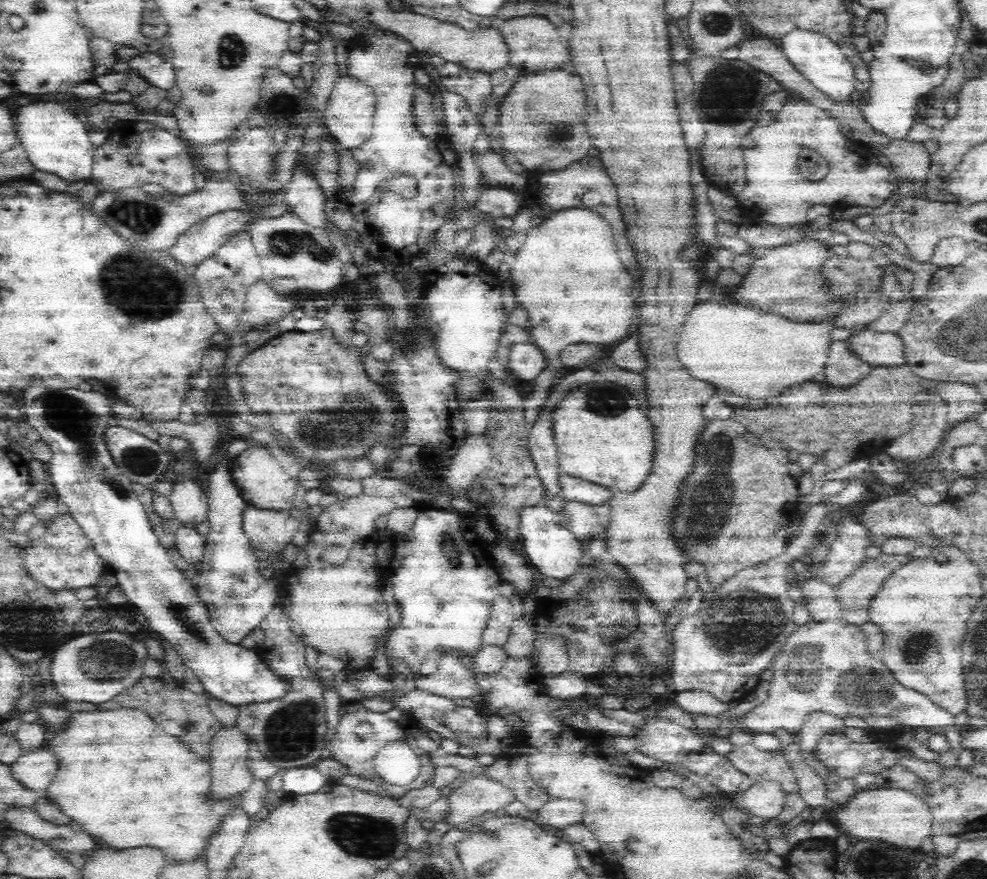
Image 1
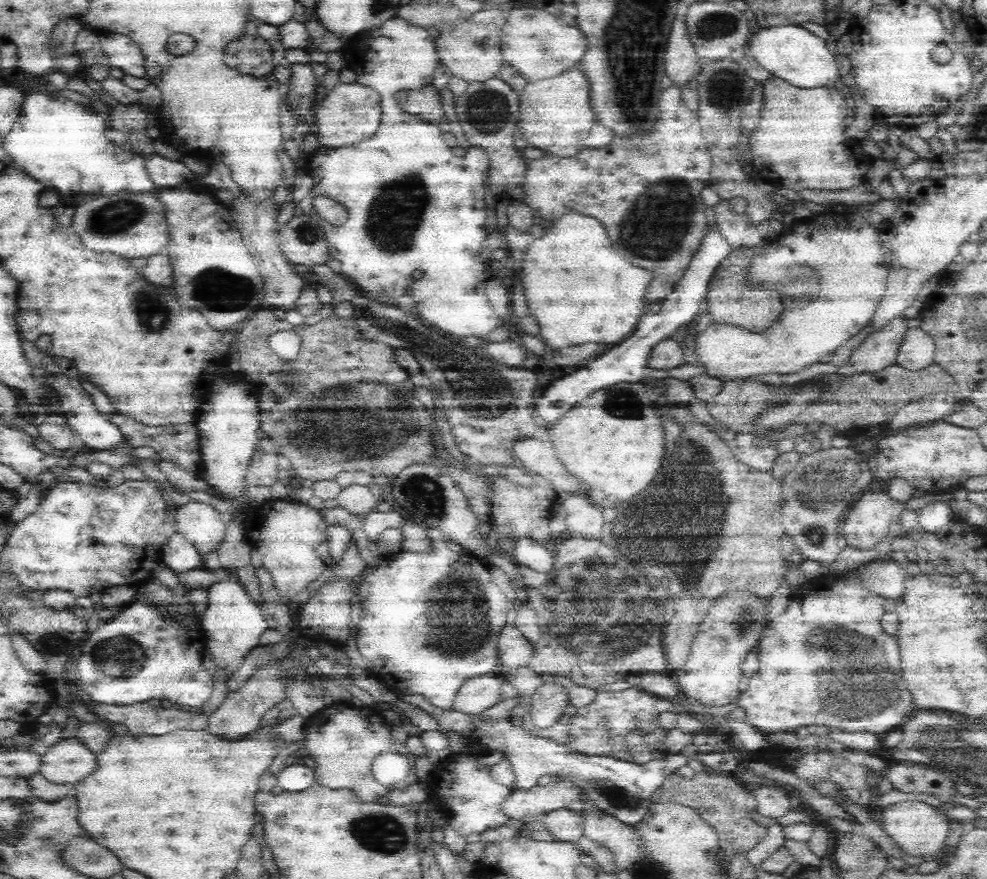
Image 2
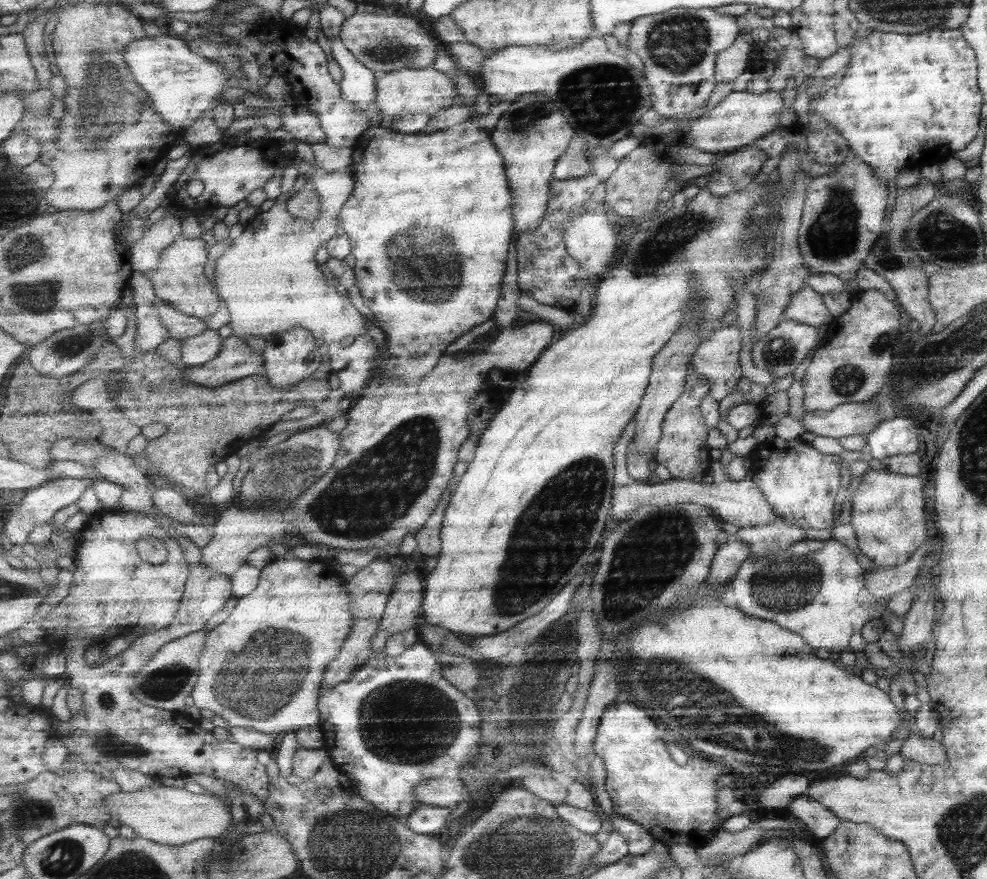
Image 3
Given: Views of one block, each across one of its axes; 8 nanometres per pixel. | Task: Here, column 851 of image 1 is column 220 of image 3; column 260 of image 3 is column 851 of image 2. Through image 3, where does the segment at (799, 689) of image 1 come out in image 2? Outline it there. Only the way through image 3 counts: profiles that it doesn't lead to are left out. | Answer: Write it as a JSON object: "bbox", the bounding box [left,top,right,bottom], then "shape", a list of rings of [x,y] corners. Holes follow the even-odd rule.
{"bbox":[732,580,918,736],"shape":[[[848,580],[834,582],[826,590],[812,590],[812,594],[790,602],[786,614],[774,618],[770,628],[766,628],[756,652],[760,656],[760,672],[750,680],[748,690],[732,700],[732,708],[742,708],[748,726],[764,736],[780,732],[796,734],[808,726],[870,734],[900,730],[918,712],[914,712],[914,696],[900,674],[896,638],[882,634],[882,626],[878,626],[880,616],[886,612],[884,604],[884,598],[860,590]]]}

